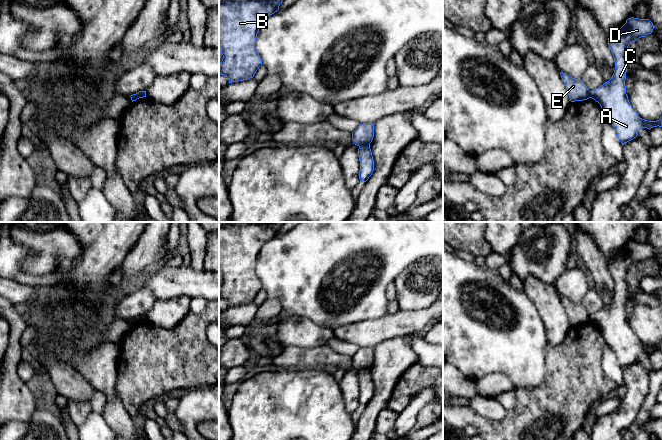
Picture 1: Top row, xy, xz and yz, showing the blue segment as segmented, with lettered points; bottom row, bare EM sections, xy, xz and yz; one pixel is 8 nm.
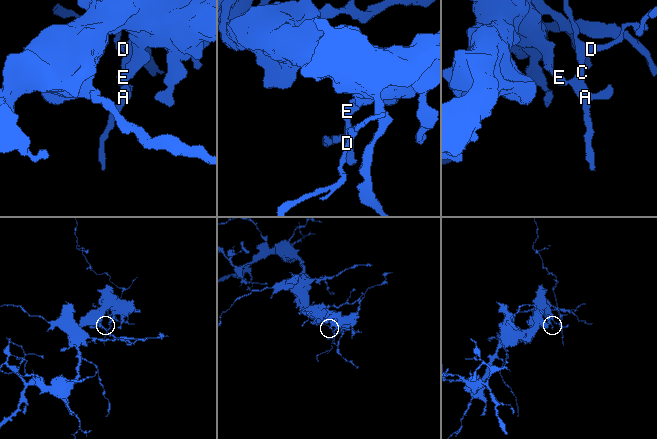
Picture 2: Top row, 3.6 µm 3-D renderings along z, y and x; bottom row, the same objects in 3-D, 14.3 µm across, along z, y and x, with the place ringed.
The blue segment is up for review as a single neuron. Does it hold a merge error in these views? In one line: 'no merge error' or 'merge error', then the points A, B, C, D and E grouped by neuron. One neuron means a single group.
merge error | A C D / B E

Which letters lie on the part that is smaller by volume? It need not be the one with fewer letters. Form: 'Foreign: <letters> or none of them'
Foreign: A, C, D

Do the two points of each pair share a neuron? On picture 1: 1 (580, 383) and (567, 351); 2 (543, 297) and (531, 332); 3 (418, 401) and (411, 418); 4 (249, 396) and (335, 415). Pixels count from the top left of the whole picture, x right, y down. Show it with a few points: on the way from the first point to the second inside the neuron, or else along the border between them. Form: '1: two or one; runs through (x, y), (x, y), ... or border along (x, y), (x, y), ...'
1: one; runs through (574, 375), (574, 359)
2: two; border along (524, 293), (535, 306), (547, 334)
3: one; runs through (415, 405), (411, 414)
4: one; runs through (270, 413), (273, 415), (314, 415)

